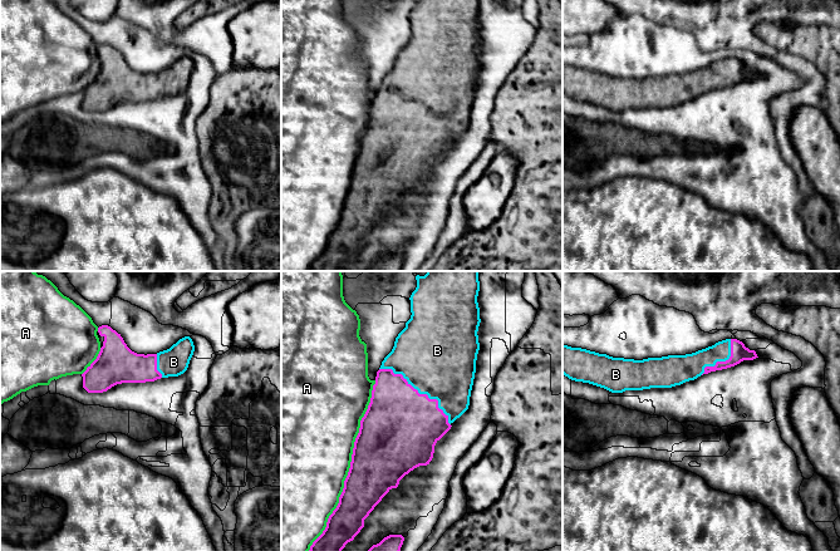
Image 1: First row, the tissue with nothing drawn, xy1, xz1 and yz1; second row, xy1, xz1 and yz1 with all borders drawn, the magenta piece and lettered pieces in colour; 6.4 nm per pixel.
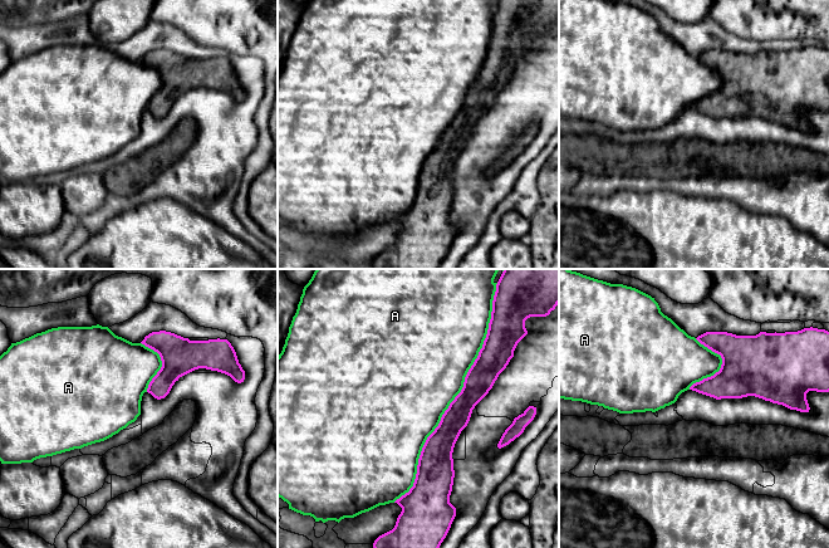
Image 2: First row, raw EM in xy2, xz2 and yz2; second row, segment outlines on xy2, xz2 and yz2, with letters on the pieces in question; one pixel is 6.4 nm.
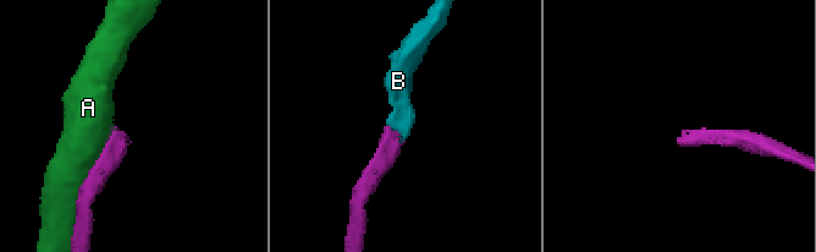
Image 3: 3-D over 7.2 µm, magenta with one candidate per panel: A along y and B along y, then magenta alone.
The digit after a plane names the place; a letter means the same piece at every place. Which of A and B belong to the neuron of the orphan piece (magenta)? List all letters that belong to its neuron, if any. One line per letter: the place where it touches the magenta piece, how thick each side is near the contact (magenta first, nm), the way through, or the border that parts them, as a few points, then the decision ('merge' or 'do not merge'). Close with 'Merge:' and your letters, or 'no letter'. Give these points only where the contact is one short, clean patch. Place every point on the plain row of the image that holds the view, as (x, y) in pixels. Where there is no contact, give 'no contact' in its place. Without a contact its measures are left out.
A: contact xz2 (457, 113); calibres 190 and 480 nm; do not merge
B: contact xz1 (421, 113); calibres 500 and 480 nm; merge
Merge: B

